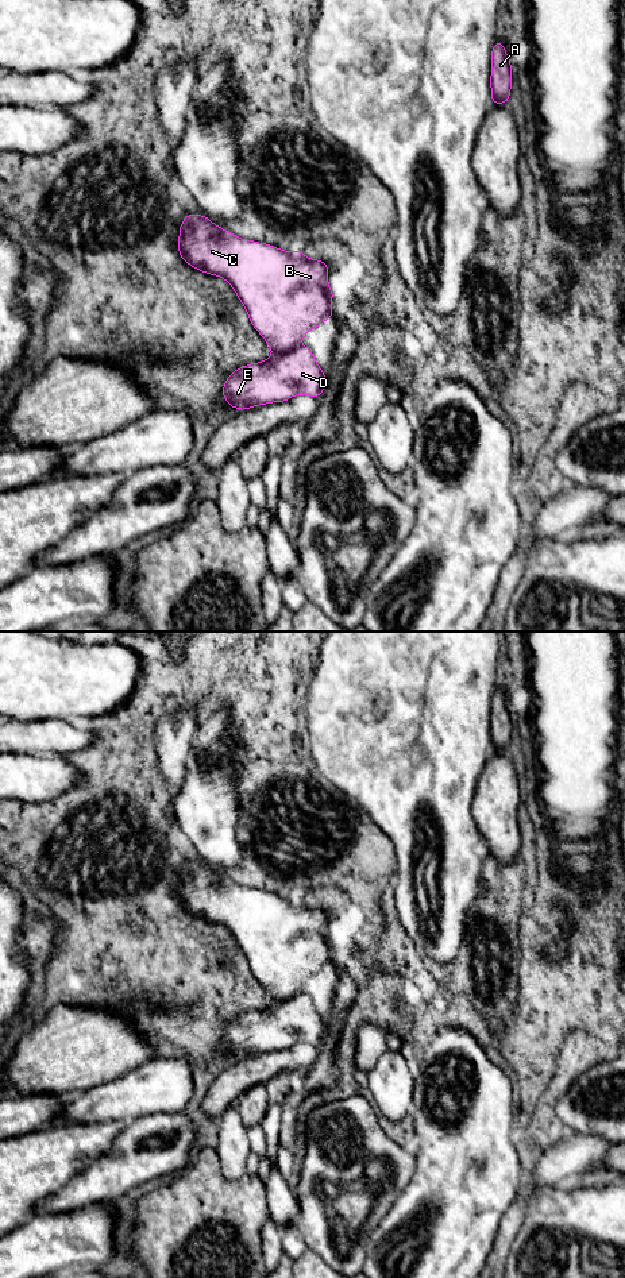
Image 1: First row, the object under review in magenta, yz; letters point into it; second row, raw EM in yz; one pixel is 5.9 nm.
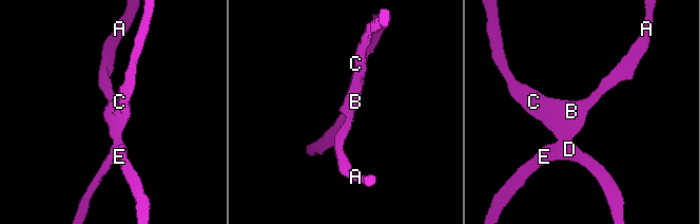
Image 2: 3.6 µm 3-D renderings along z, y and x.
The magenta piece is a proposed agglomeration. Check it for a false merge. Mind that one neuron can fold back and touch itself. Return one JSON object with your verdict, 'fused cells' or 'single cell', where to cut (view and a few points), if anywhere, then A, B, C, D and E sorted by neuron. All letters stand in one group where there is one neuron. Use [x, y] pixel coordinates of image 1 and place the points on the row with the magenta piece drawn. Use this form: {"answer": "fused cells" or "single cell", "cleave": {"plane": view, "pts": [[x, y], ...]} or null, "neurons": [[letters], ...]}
{"answer": "fused cells", "cleave": {"plane": "yz", "pts": [[301, 346], [274, 355]]}, "neurons": [["A", "B", "C"], ["D", "E"]]}

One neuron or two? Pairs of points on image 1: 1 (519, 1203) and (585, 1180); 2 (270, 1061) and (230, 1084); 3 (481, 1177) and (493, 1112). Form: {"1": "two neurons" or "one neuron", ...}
{"1": "one neuron", "2": "one neuron", "3": "one neuron"}

